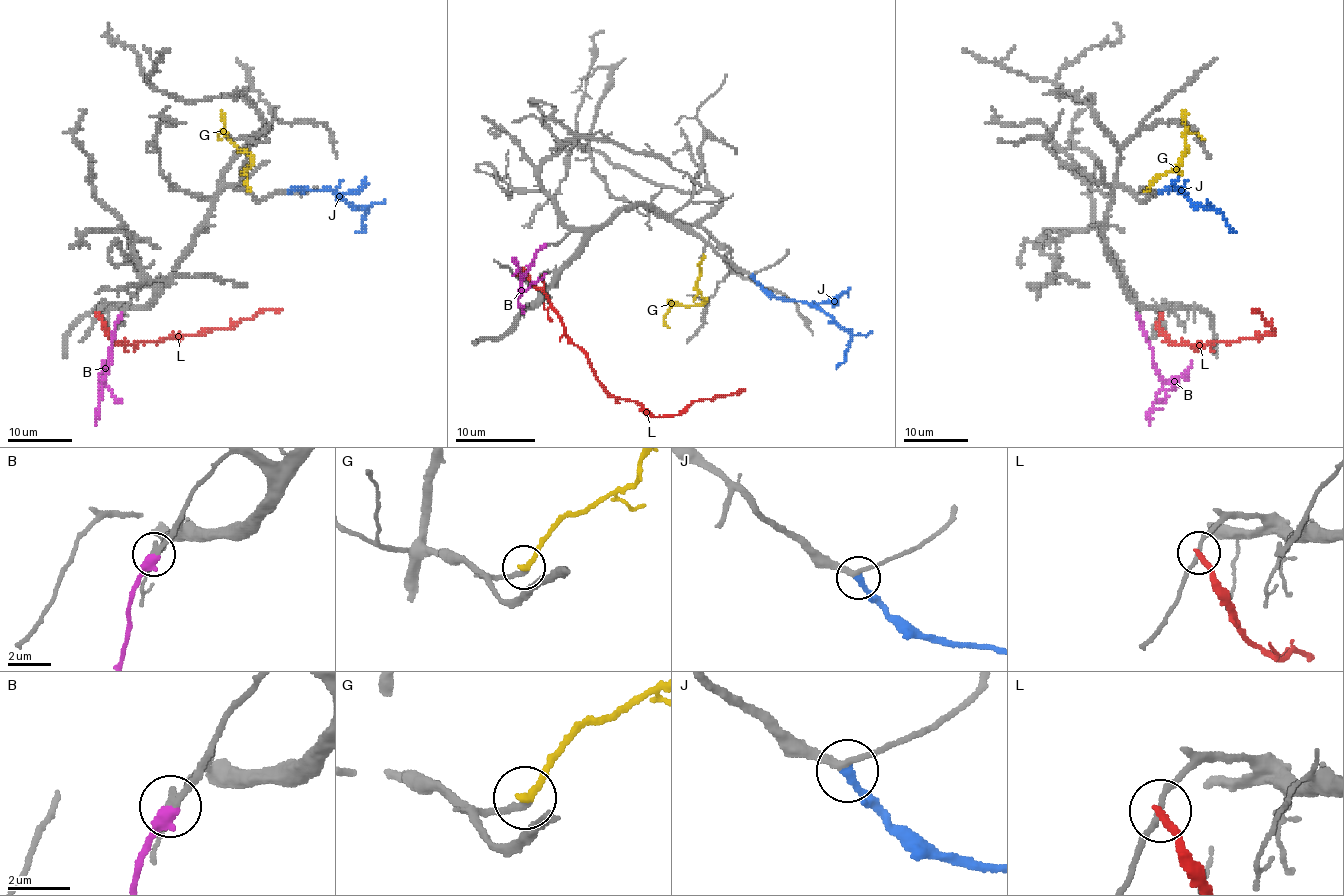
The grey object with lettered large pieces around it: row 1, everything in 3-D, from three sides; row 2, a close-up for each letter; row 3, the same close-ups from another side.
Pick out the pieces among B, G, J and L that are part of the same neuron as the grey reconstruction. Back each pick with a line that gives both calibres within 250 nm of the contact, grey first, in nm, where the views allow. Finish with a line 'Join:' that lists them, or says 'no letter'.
B: 280/440 nm
J: 220/260 nm
Join: B, J

